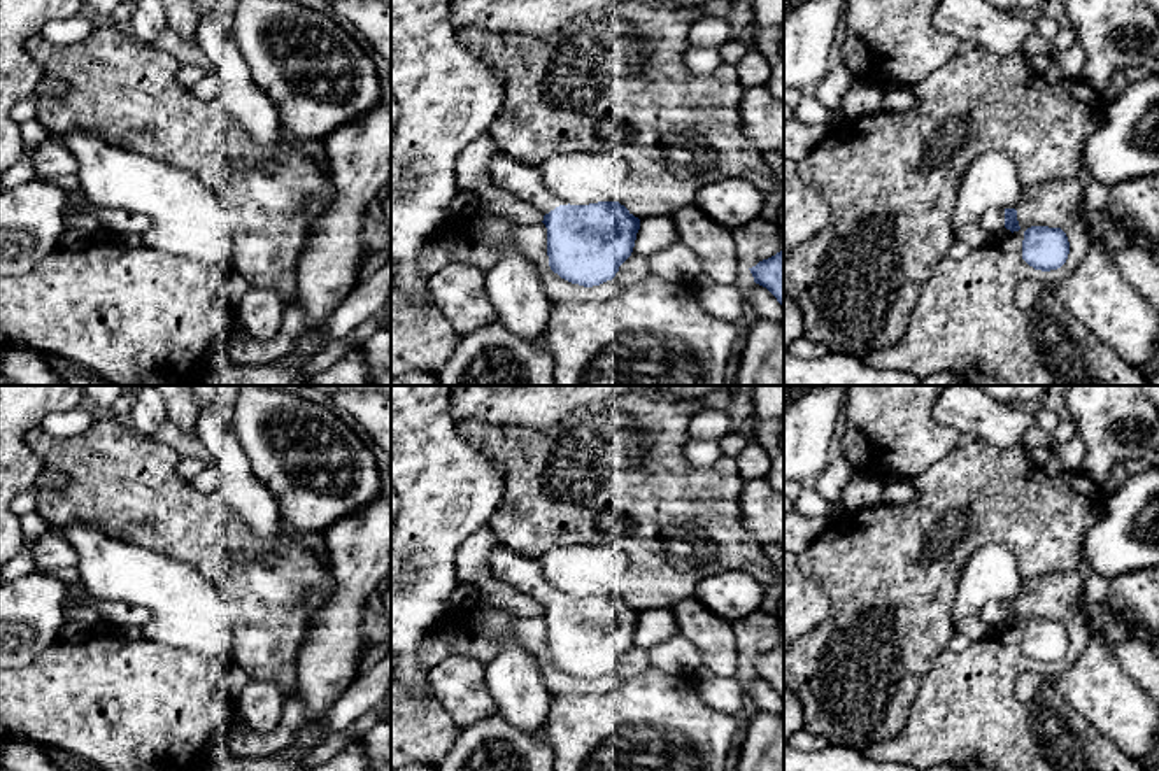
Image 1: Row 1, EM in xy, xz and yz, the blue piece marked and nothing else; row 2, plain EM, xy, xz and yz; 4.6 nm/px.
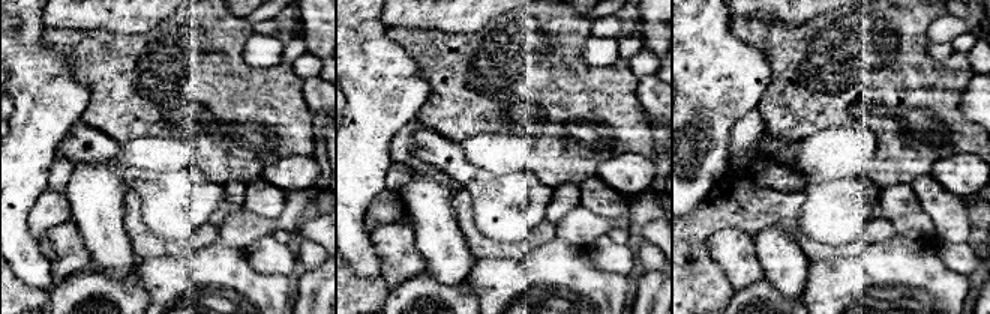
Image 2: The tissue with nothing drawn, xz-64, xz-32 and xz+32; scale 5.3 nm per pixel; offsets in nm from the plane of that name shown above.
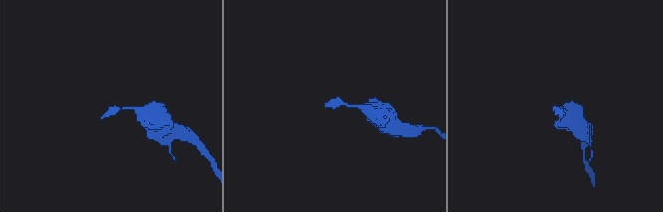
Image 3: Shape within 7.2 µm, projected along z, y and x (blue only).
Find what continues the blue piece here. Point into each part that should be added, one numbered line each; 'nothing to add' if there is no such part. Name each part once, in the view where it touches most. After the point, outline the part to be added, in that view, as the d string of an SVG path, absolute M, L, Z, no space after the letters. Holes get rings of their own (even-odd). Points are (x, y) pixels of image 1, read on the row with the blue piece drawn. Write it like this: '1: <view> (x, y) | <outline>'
1: xz (507, 174) | M500 151L491 156L487 175L494 187L535 205L544 216L559 205L568 205L544 187L538 166L517 161Z

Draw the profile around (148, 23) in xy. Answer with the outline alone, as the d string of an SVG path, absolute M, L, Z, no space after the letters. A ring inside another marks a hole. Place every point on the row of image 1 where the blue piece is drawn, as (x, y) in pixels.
M133 0L133 16L128 25L135 40L153 46L168 28L160 0Z

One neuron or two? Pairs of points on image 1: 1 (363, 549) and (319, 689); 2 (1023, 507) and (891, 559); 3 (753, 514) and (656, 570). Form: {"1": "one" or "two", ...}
{"1": "one", "2": "one", "3": "two"}

